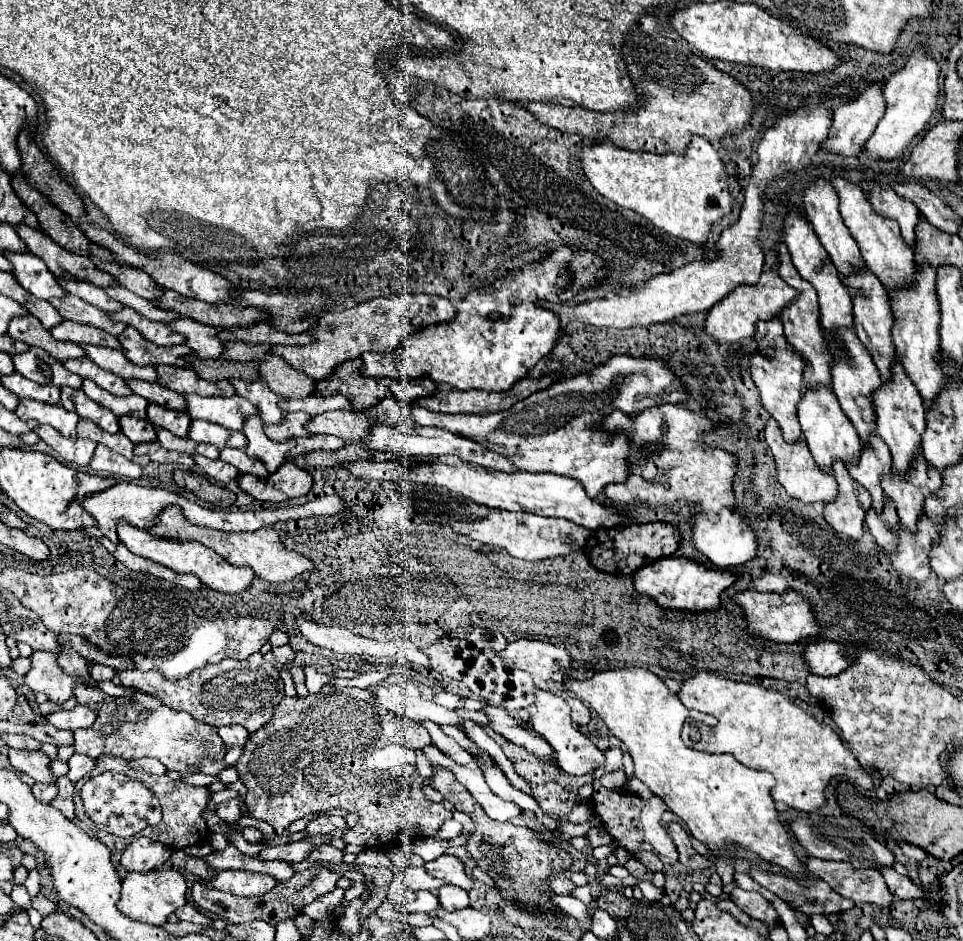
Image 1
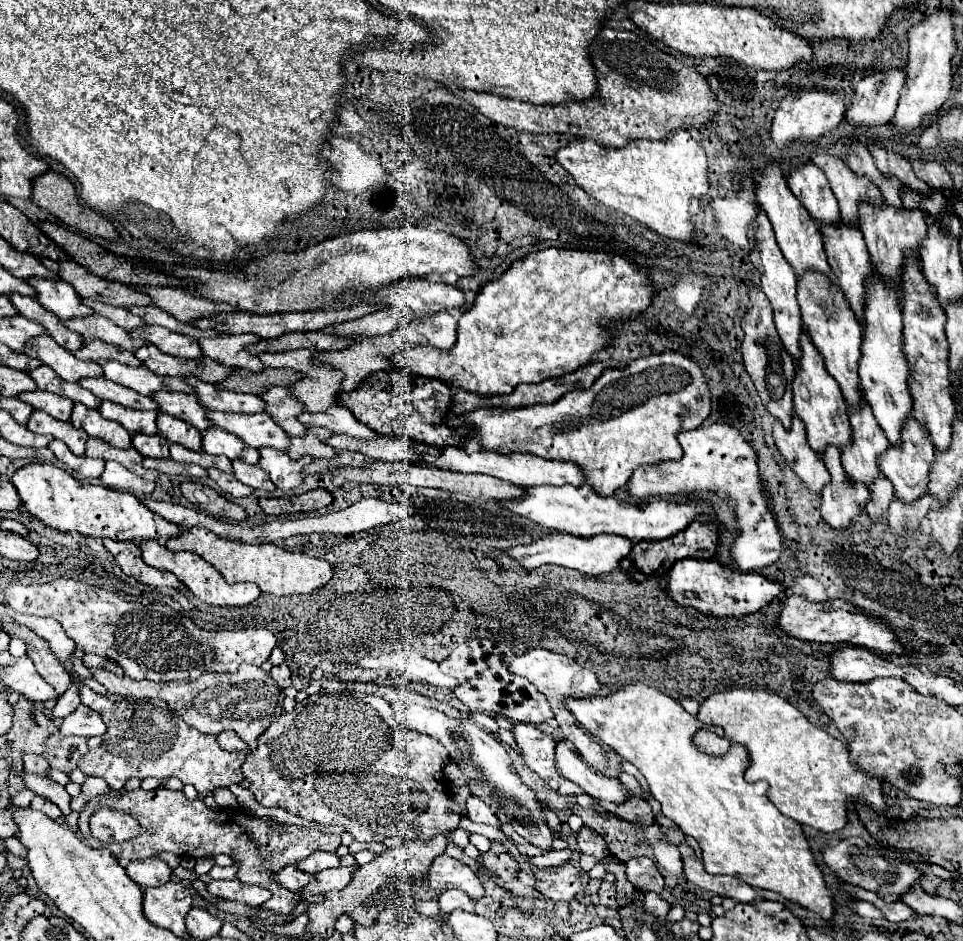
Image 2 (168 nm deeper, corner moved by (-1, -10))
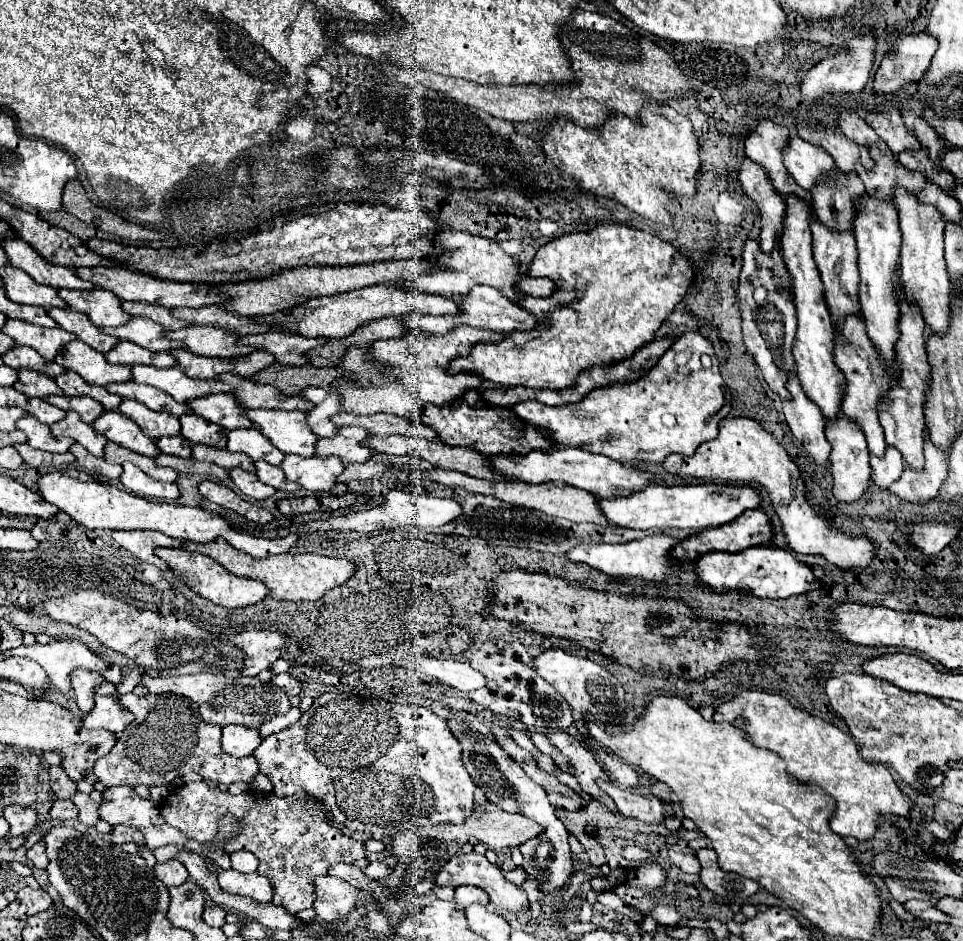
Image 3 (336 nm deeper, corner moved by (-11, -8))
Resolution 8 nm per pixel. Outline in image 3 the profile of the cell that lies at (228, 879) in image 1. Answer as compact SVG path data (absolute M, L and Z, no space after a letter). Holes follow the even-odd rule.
M226 870L218 874L218 884L224 892L238 894L238 896L248 896L258 902L272 902L274 888L268 882L268 878L252 872L252 874L242 874L236 870Z

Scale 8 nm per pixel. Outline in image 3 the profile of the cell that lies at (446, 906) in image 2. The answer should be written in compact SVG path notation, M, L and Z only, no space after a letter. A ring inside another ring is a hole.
M460 886L454 892L454 900L456 900L458 908L466 908L466 906L470 906L474 902L486 906L488 904L488 894L484 890L480 890L478 886Z

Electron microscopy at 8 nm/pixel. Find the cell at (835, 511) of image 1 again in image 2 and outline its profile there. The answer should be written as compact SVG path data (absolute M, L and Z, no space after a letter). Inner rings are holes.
M826 448L826 452L822 454L832 480L822 490L820 512L832 528L850 526L870 498L868 488L862 488L862 484L854 484L854 480L850 480L846 472L842 472L840 456L840 448Z

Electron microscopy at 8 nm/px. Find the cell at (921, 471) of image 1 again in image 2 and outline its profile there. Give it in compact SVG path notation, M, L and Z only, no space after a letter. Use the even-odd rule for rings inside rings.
M910 416L910 420L906 420L906 428L902 428L902 448L888 448L878 458L878 466L880 472L894 484L896 496L902 502L912 502L920 498L928 488L928 470L932 460L934 460L934 446L930 444L930 440L926 440L926 432L918 428L918 420Z

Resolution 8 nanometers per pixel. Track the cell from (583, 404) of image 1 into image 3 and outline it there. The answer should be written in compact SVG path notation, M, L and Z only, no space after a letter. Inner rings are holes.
M686 332L662 354L658 364L638 380L596 388L576 404L546 406L536 400L518 402L512 406L512 412L528 426L546 430L550 442L556 446L582 448L620 464L660 464L672 452L692 456L700 442L716 438L718 422L730 412L730 402L722 390L712 344L696 332ZM704 352L712 356L712 368L702 368L700 356Z

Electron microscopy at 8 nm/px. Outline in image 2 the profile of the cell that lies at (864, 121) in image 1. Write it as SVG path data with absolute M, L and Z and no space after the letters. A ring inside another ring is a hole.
M902 68L874 72L862 78L852 96L852 104L844 114L846 122L866 126L878 126L890 122L898 106L904 80L906 70Z

